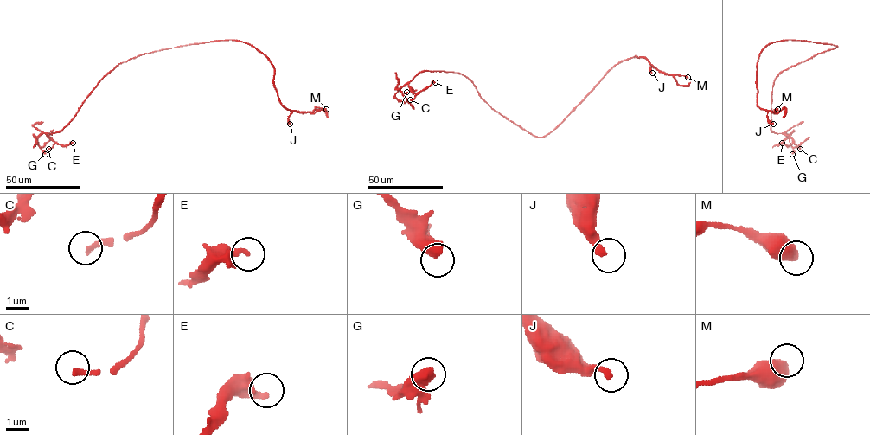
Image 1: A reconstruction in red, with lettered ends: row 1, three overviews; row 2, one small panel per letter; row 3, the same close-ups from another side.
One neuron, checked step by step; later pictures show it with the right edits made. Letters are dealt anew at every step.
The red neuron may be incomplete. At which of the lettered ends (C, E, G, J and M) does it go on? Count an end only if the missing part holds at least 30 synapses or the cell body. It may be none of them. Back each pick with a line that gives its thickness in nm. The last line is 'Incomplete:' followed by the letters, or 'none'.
C: calibre 200 nm
G: calibre 550 nm
Incomplete: C, G

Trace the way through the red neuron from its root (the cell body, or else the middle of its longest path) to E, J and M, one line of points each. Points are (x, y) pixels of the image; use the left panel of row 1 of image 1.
E: (178, 47), (139, 55), (119, 63), (107, 73), (73, 118), (59, 131), (47, 134), (61, 145), (73, 143)
J: (178, 47), (233, 40), (258, 49), (273, 67), (273, 86), (280, 103), (291, 111), (290, 124)
M: (178, 47), (229, 40), (249, 43), (273, 67), (273, 86), (285, 108), (313, 113), (326, 109)

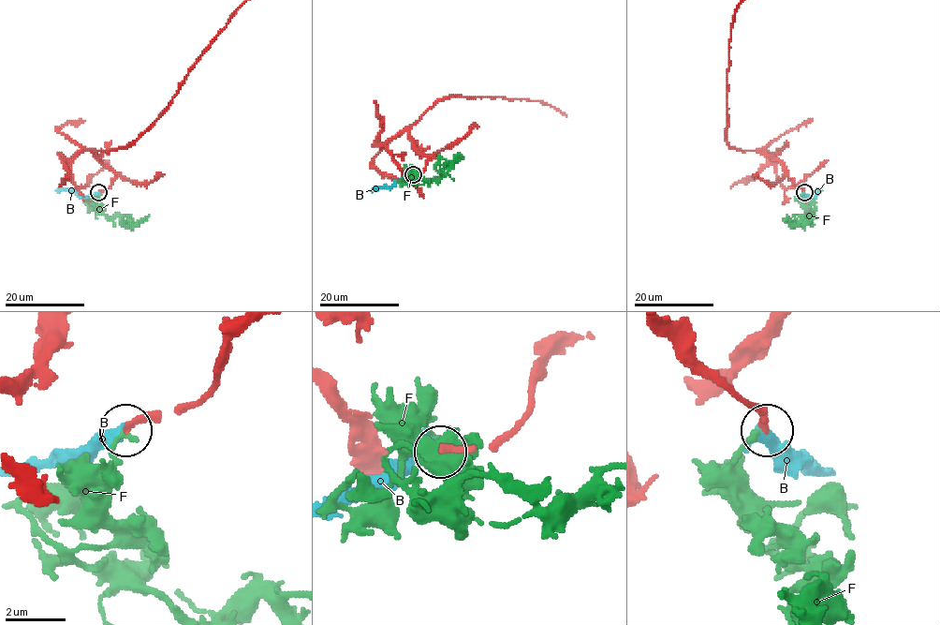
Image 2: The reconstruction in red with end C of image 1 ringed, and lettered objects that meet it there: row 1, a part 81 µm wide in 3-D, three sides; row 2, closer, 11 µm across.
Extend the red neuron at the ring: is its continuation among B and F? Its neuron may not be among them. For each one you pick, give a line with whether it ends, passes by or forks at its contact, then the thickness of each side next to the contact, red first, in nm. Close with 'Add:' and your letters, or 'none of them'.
B: it ends | 200/480 nm
Add: B

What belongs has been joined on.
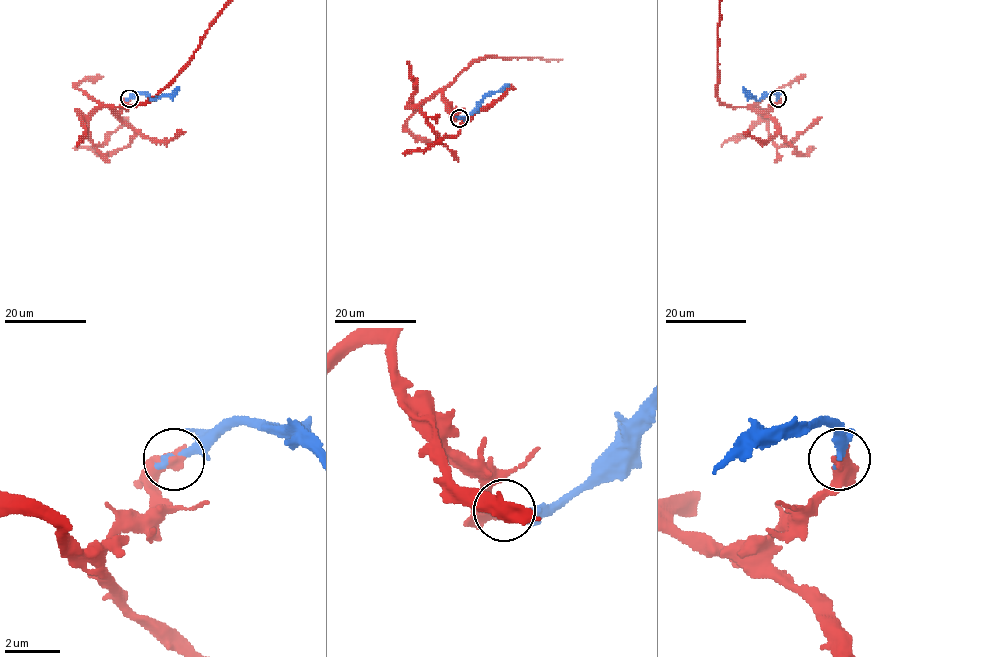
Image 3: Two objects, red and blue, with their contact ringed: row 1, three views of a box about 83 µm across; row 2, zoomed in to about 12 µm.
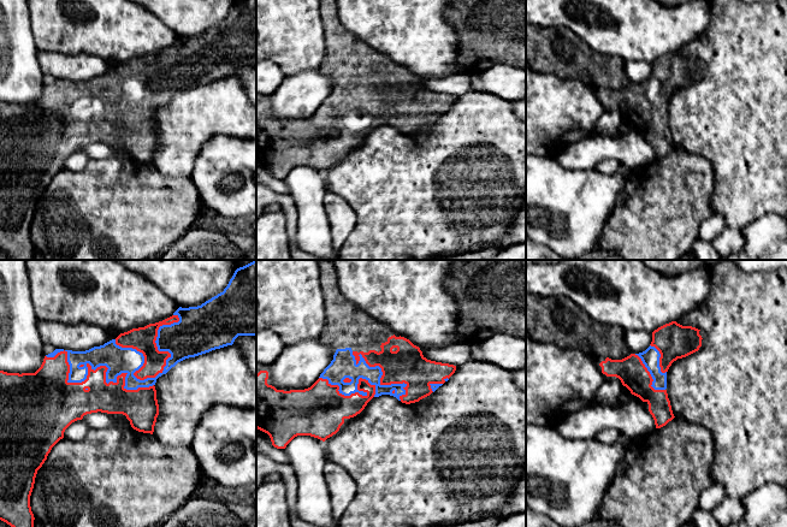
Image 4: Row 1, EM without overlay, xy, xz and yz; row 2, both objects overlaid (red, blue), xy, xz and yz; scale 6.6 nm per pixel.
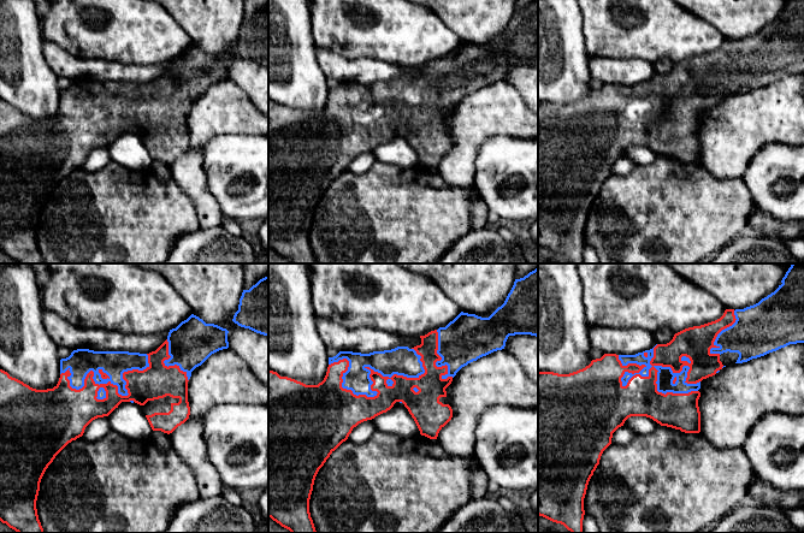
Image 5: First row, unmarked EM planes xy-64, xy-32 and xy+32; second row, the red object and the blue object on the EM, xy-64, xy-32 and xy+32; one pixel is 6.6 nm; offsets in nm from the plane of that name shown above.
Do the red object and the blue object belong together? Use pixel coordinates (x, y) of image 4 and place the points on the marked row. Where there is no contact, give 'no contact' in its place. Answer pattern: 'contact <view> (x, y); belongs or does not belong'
contact xy (95, 369); belongs

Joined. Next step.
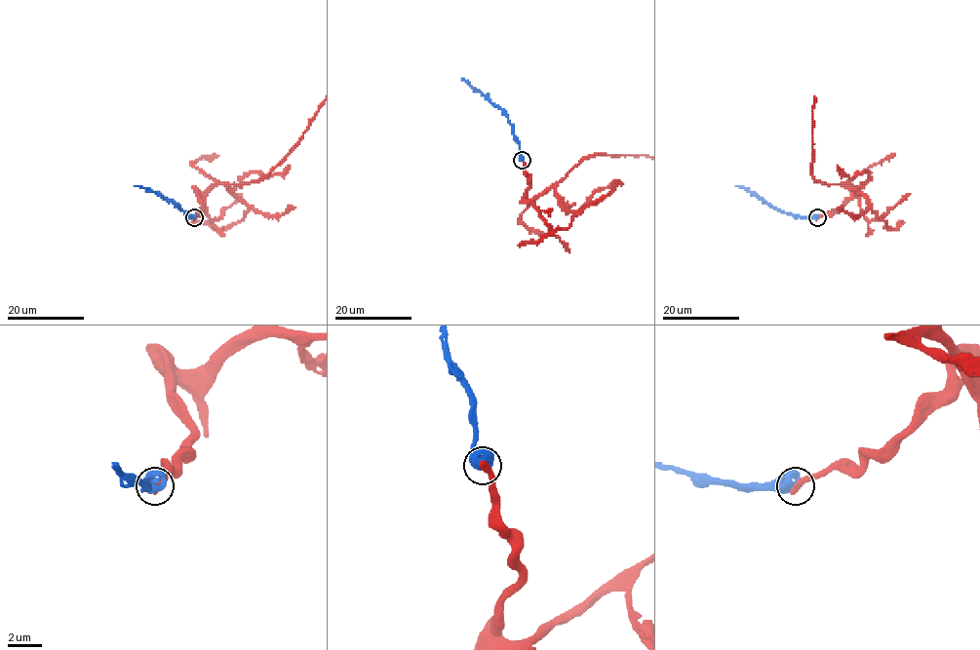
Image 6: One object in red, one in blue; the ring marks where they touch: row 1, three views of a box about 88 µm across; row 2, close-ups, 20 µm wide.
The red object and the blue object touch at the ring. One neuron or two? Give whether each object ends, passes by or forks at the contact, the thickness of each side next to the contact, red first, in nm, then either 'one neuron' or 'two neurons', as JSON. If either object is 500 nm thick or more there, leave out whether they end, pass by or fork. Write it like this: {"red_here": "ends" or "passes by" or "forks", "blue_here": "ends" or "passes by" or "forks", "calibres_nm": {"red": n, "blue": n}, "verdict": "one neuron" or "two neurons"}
{"red_here": "ends", "blue_here": "ends", "calibres_nm": {"red": 420, "blue": 480}, "verdict": "two neurons"}

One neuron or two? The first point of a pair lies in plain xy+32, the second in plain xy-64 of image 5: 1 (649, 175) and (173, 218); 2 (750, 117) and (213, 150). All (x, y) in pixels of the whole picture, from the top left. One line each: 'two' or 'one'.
1: one
2: two

